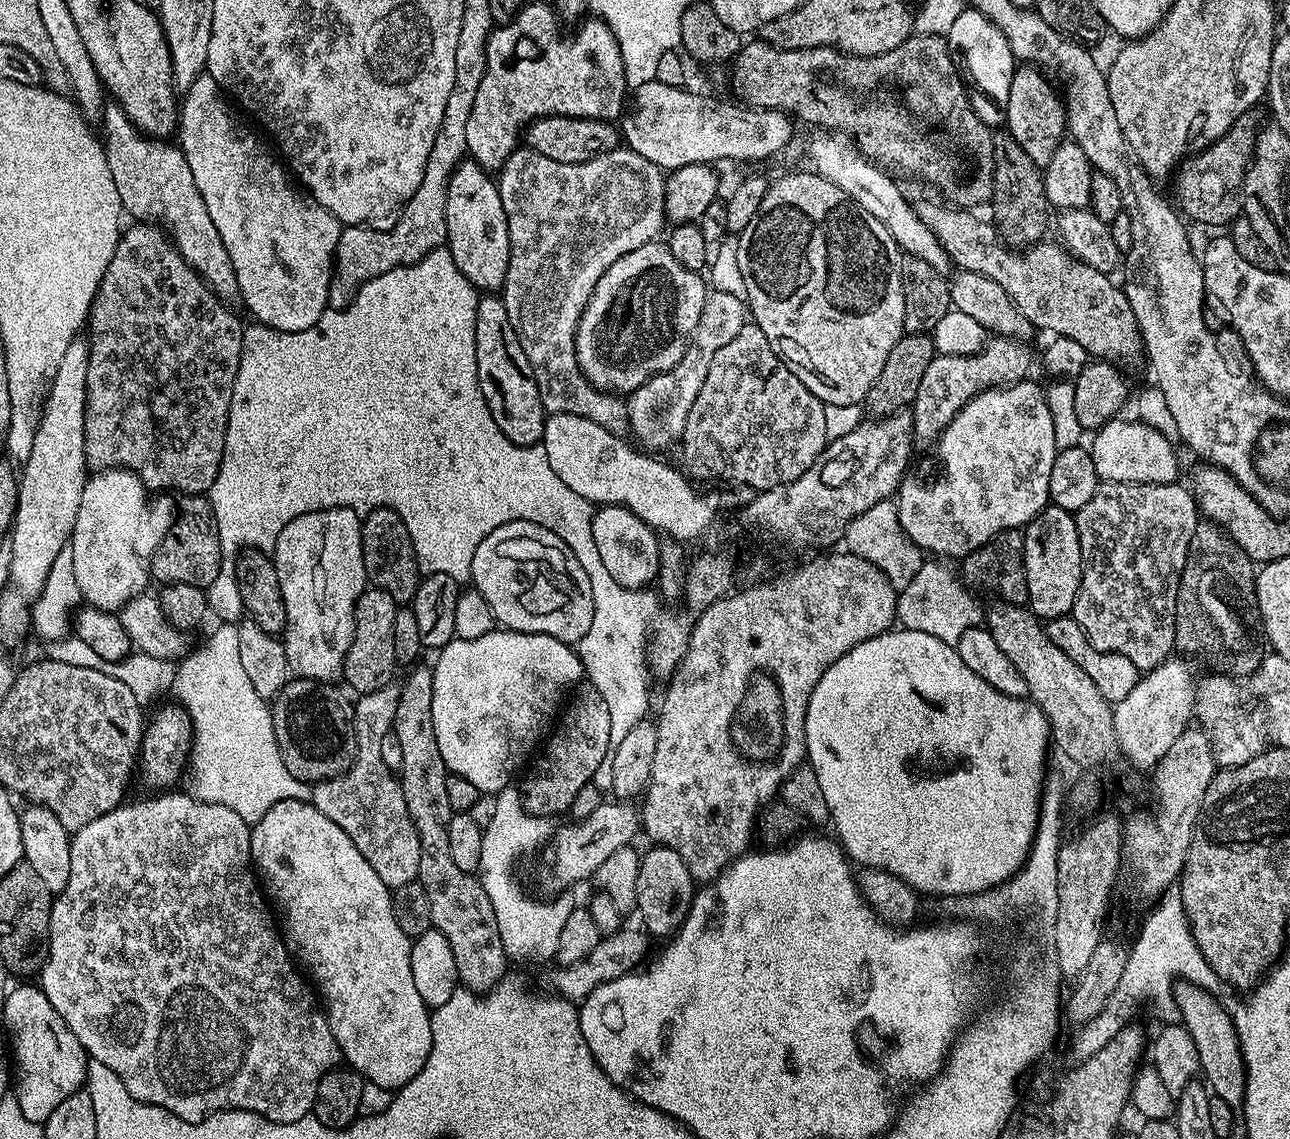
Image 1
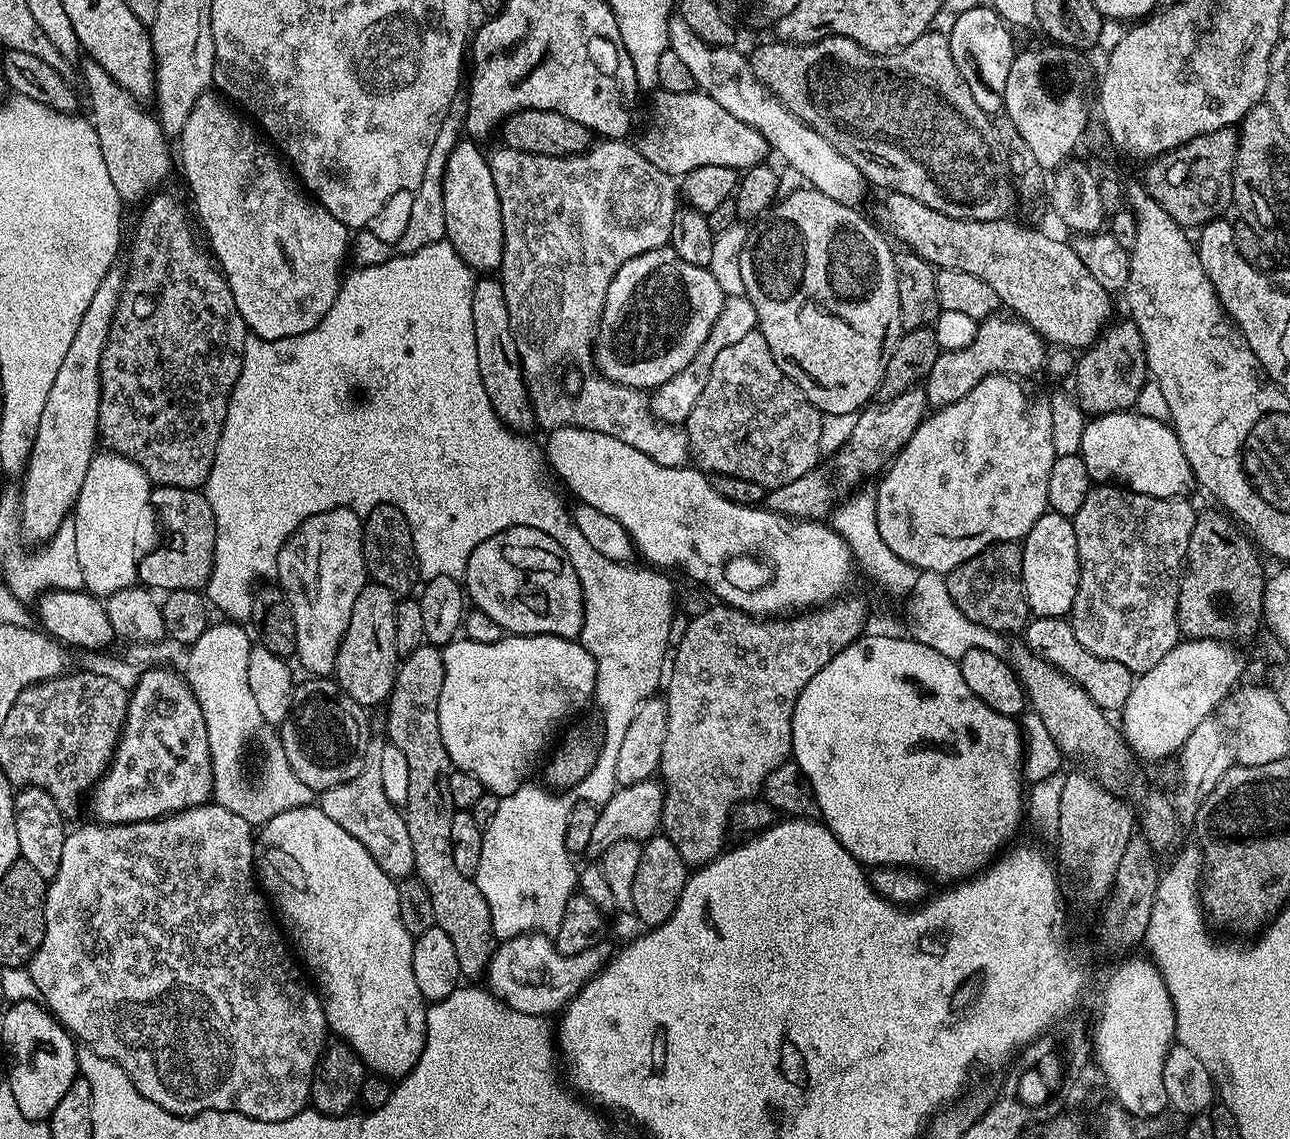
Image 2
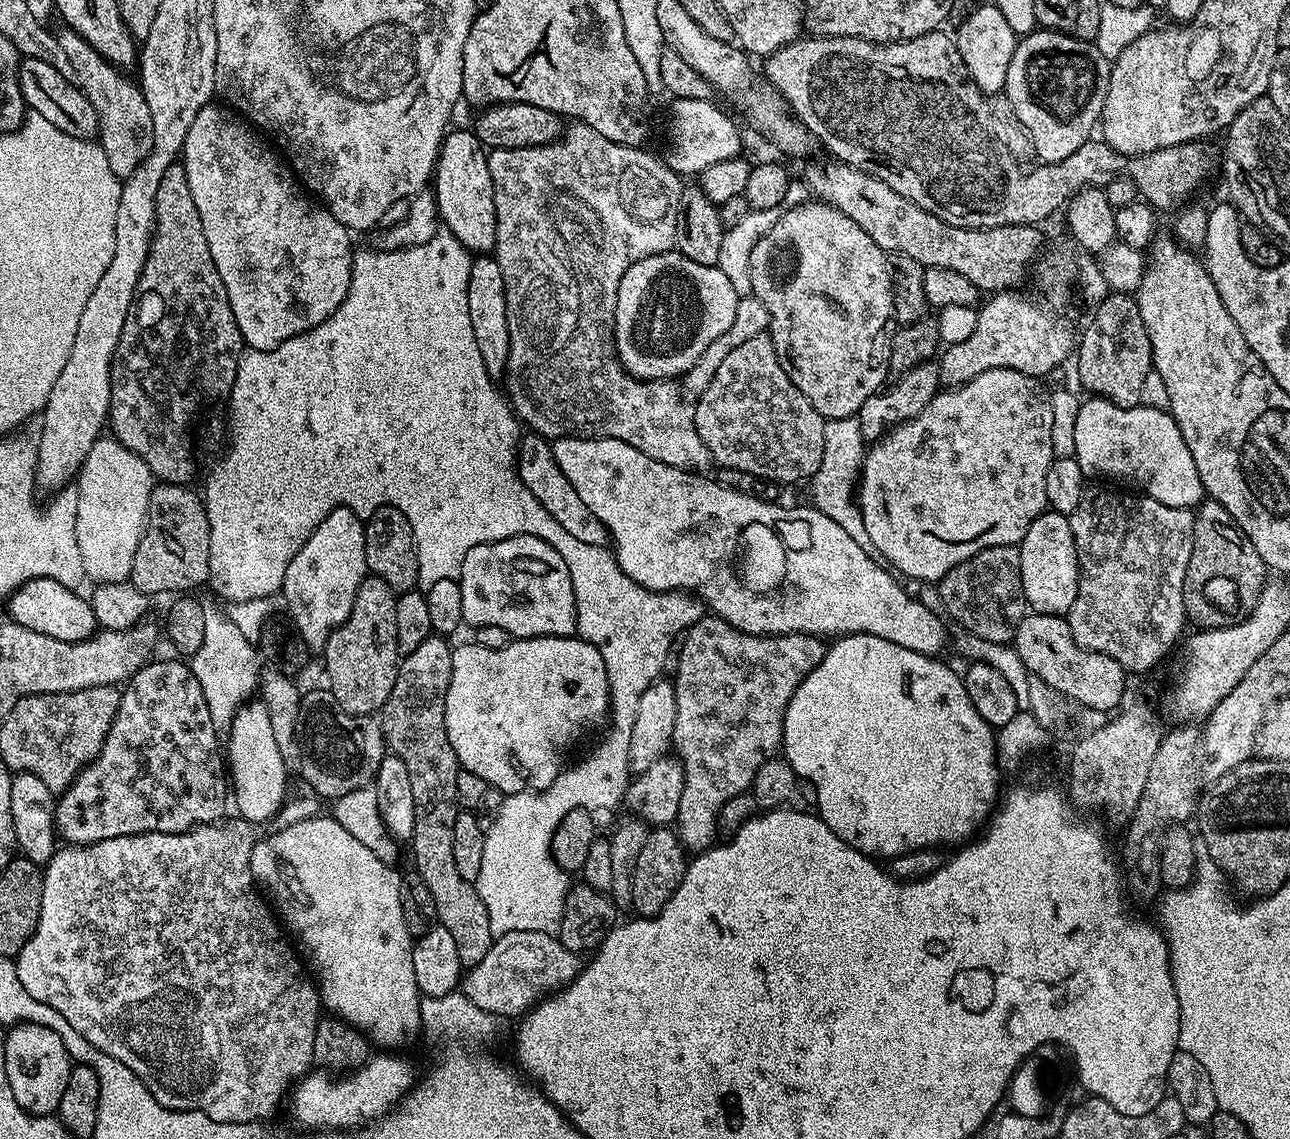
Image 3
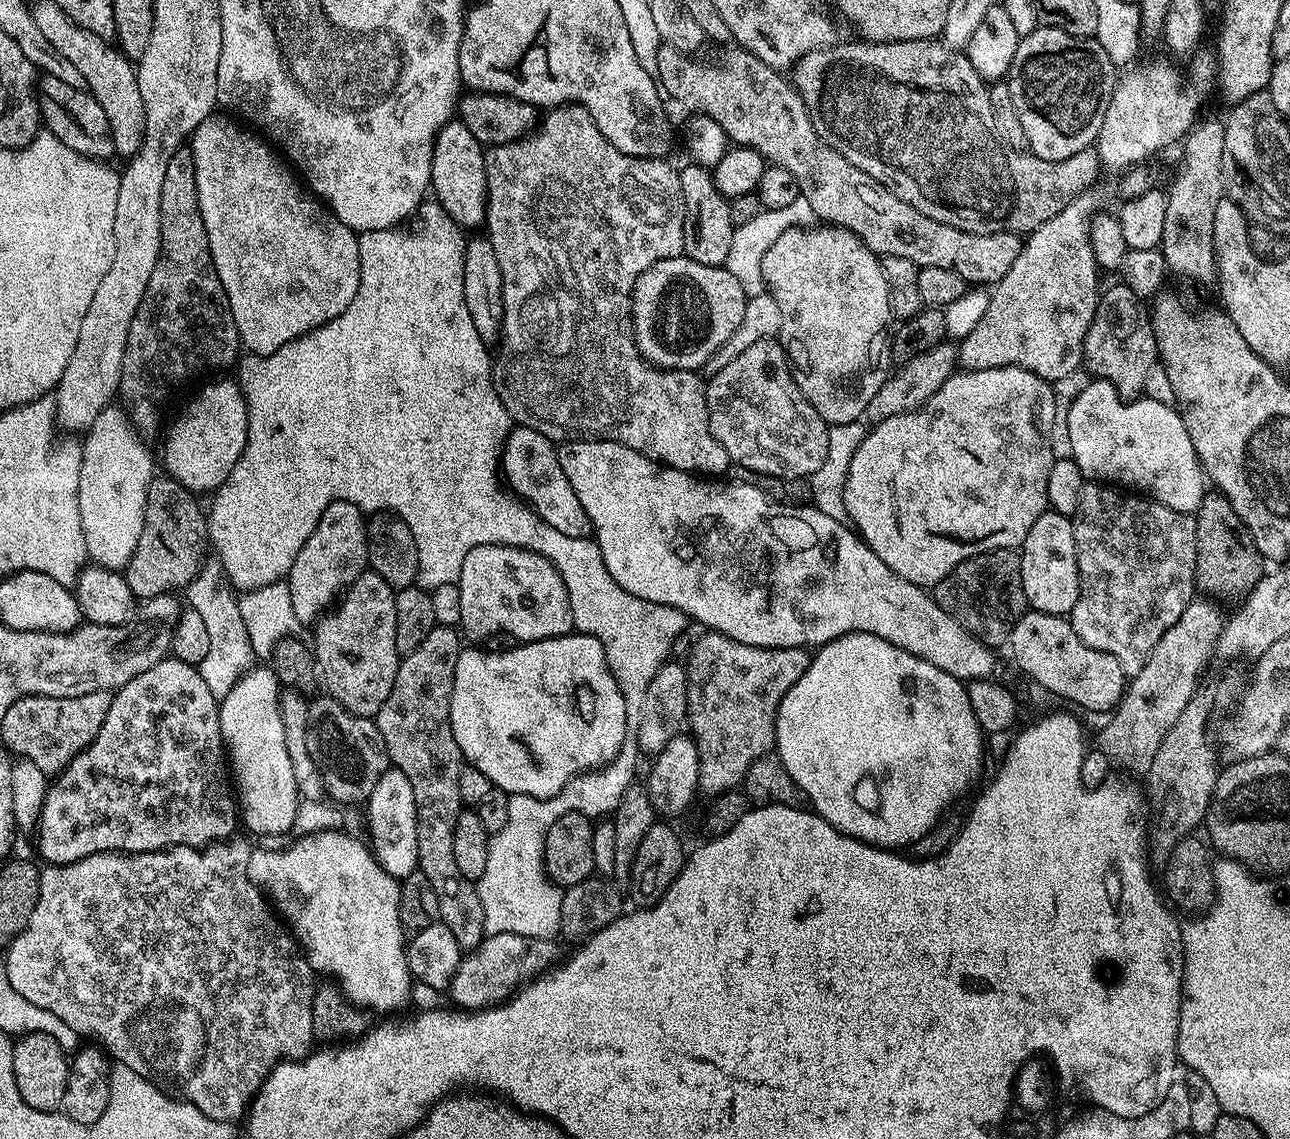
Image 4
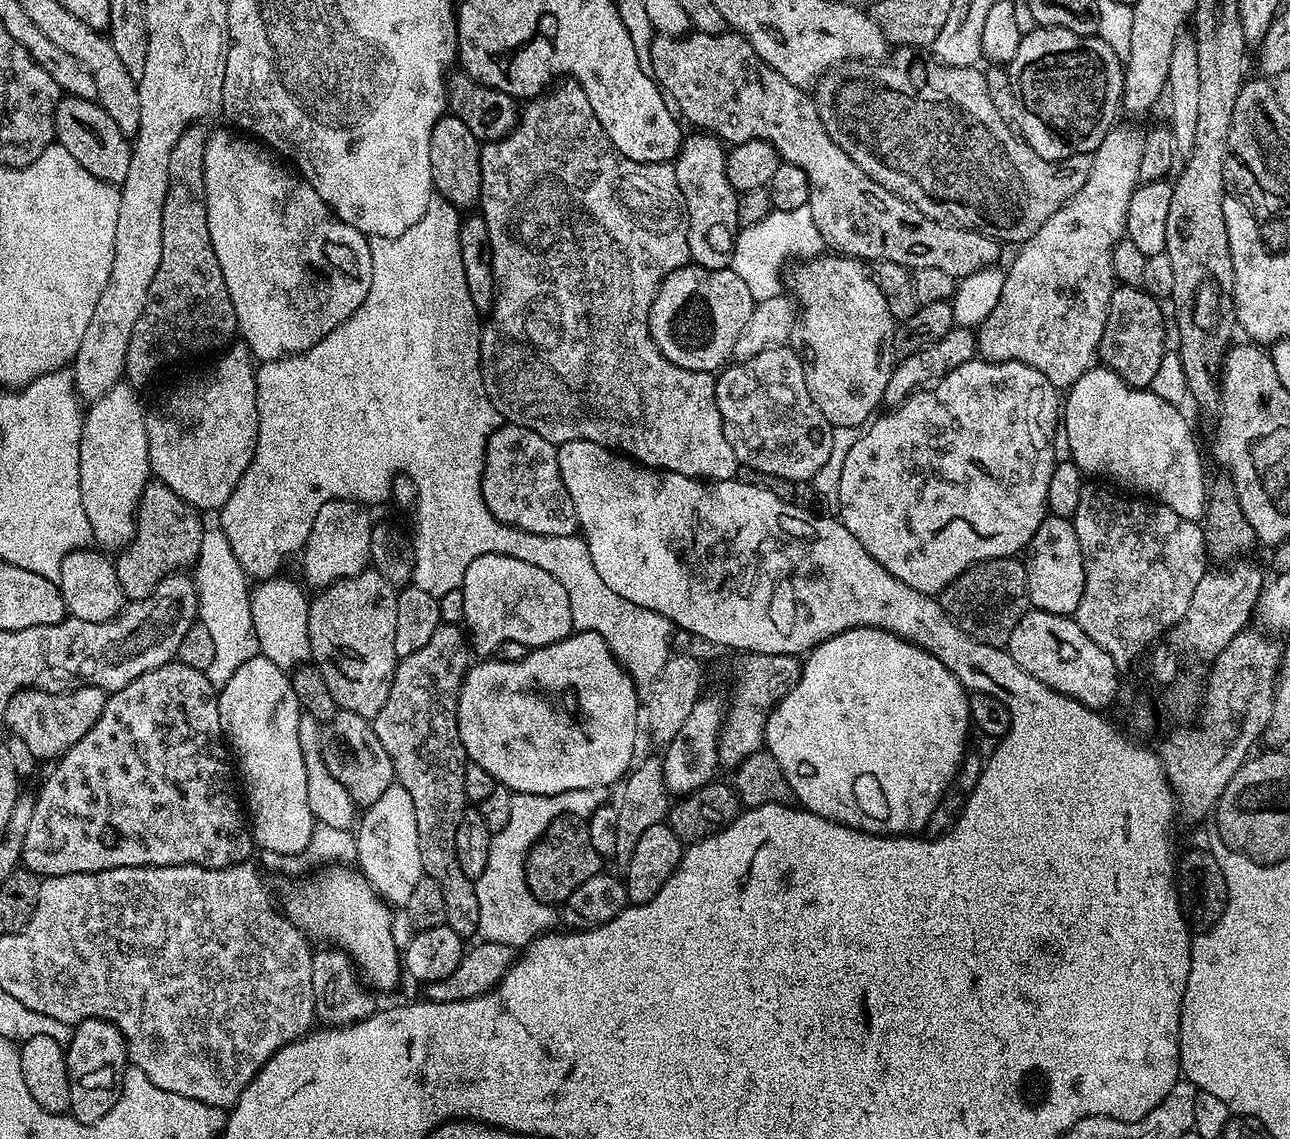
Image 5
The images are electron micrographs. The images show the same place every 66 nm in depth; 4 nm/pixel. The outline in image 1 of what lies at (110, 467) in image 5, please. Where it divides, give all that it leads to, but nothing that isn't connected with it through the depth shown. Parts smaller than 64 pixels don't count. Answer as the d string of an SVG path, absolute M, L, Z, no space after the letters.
M108 468L89 475L70 541L74 578L78 578L85 605L119 613L130 598L141 595L150 584L152 555L170 530L174 508L148 504L148 496L149 489L127 468Z

